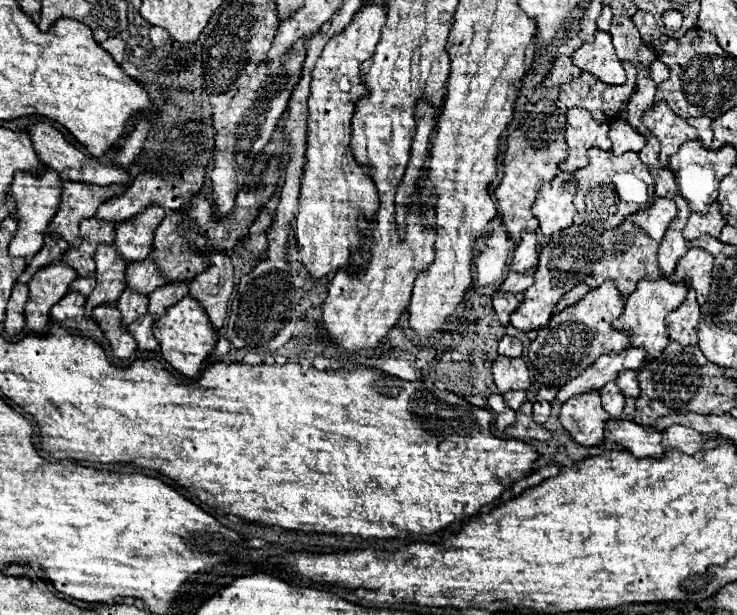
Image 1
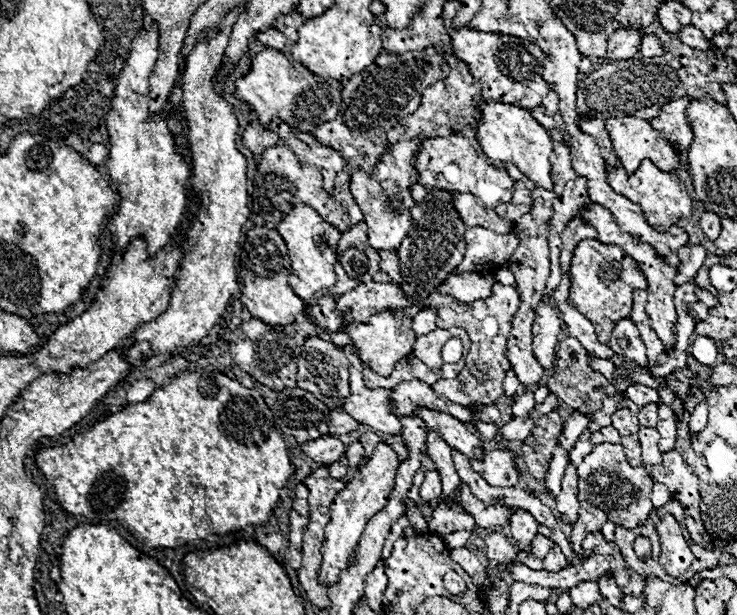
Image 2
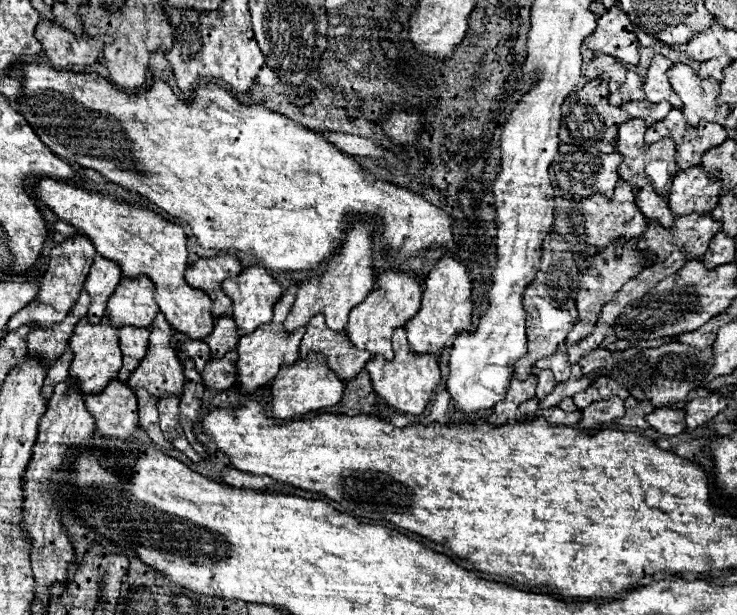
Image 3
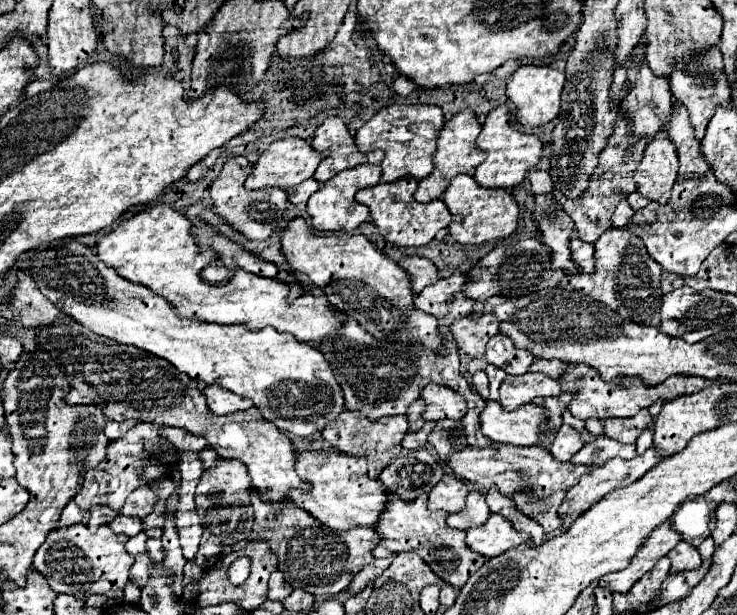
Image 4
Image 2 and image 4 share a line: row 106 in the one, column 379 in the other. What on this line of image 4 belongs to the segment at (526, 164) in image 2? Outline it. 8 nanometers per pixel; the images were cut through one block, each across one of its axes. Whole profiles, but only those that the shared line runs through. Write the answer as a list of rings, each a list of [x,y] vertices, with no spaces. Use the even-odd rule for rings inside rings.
[[[322,450],[300,452],[296,460],[296,472],[312,484],[312,490],[292,490],[290,500],[332,530],[350,530],[354,526],[374,528],[376,520],[380,520],[380,514],[384,514],[384,506],[388,502],[388,488],[382,482],[372,480],[368,476],[364,458]]]

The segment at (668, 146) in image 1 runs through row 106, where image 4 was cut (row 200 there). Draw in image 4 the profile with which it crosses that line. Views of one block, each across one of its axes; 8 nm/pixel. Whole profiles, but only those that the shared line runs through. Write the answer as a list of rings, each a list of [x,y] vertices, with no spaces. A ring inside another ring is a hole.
[[[654,138],[648,142],[644,158],[634,174],[636,190],[648,200],[666,204],[678,178],[678,166],[676,146],[672,146],[668,138]]]

